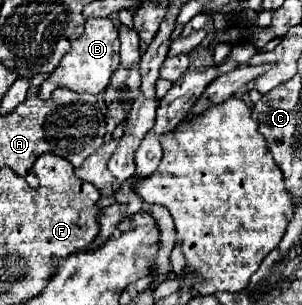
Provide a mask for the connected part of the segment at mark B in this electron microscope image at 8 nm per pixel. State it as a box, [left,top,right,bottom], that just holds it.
[39,18,119,100]

